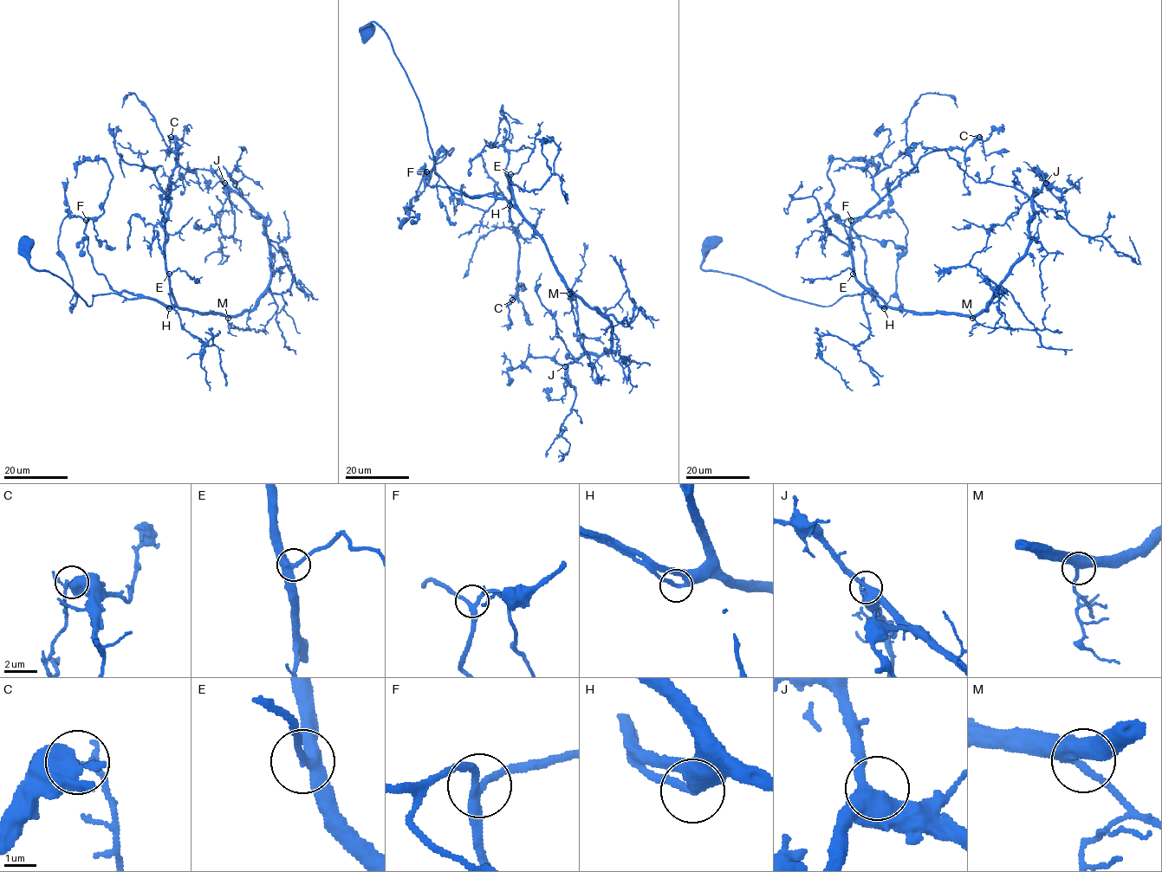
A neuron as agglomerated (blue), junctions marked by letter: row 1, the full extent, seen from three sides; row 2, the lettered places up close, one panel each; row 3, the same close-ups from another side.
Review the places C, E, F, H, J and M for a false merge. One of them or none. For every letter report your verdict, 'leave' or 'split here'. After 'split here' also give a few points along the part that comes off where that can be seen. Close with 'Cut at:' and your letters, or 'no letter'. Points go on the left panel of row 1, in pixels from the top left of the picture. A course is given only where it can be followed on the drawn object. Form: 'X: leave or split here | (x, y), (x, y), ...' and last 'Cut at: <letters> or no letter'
C: leave
E: leave
F: leave
H: leave
J: leave
M: leave
Cut at: no letter

